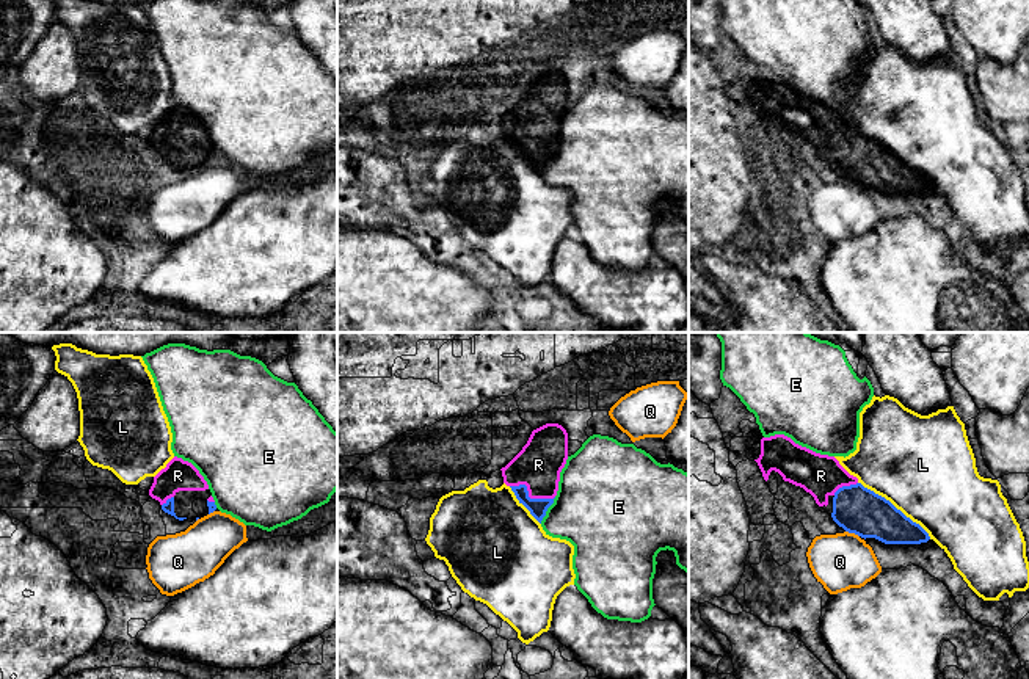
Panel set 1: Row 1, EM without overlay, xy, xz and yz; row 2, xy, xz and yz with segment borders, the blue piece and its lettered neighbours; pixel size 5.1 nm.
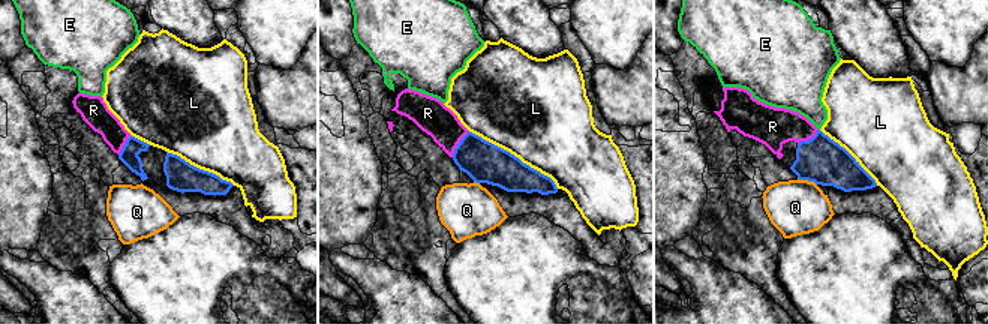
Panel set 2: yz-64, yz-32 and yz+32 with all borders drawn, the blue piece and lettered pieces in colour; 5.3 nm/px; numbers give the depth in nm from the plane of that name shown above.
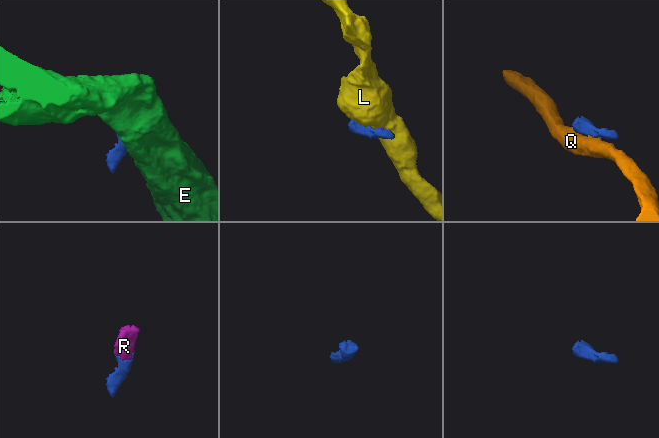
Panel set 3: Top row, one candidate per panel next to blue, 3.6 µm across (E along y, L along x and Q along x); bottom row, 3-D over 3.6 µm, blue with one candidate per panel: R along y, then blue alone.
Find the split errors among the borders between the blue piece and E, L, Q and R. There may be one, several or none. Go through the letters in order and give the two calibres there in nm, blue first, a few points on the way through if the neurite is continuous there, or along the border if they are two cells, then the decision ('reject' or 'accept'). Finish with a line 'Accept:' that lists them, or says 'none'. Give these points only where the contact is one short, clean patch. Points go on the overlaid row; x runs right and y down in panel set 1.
E: calibres 90 and 420 nm; border xz (556, 497), (540, 522); reject
L: calibres 240 and 500 nm; reject
Q: calibres 240 and 300 nm; border yz (846, 530), (858, 537); reject
R: calibres 90 and 240 nm; way xz (537, 507), (527, 496), (538, 464); accept
Accept: R

